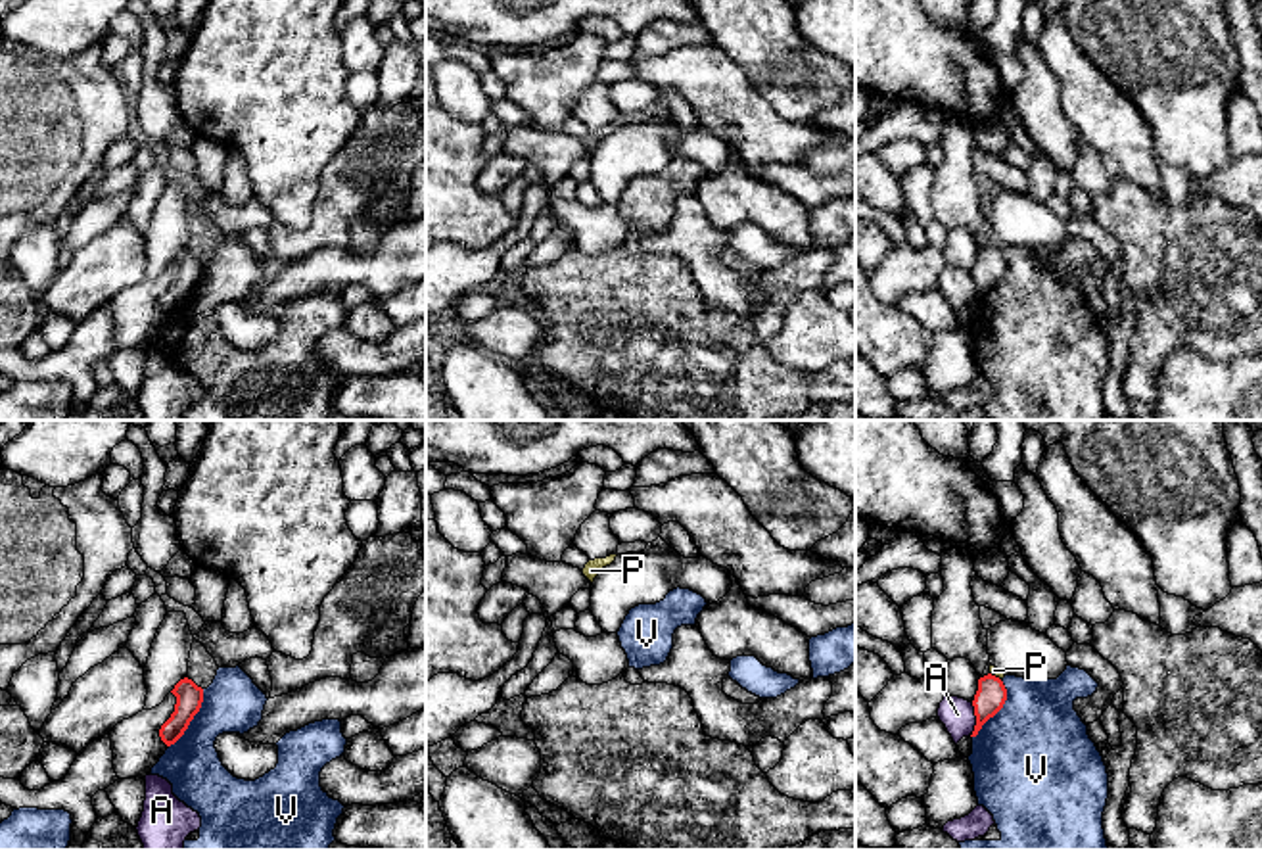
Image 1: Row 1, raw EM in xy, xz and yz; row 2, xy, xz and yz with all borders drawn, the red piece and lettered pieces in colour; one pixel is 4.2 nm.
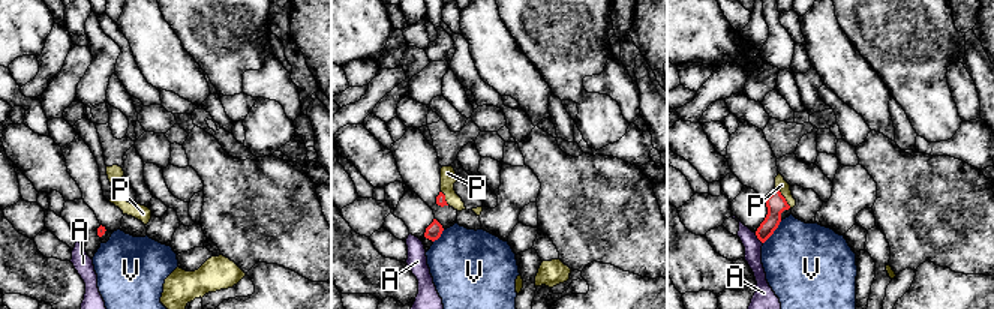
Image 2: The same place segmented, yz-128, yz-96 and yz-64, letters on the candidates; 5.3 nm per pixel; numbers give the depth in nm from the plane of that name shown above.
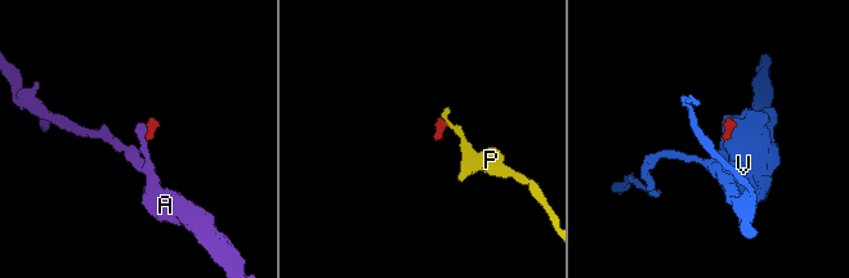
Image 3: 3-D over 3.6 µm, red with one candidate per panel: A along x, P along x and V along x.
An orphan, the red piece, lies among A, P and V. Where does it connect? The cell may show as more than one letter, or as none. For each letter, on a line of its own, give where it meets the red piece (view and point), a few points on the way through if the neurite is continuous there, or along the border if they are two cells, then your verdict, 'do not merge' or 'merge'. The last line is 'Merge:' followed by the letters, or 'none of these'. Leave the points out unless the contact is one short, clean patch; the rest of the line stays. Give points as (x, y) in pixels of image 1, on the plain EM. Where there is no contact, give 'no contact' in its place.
A: contact yz (977, 290); border yz (973, 273), (975, 300), (971, 306); do not merge
P: contact yz (994, 246); way yz (990, 267), (994, 246), (994, 240); merge
V: contact yz (1000, 279); border yz (1002, 250), (1005, 273), (973, 307); do not merge
Merge: P

